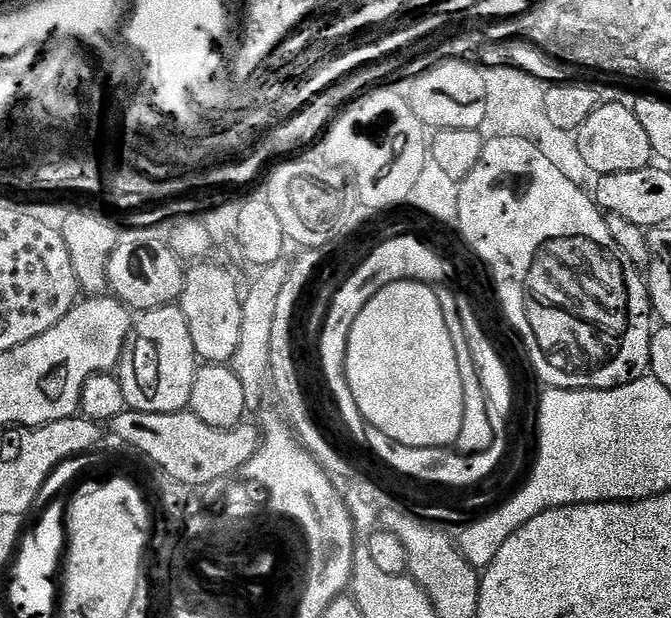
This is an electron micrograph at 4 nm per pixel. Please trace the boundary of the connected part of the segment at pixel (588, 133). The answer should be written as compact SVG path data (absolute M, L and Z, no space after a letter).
M627 103L602 106L582 122L582 126L575 131L577 148L580 151L582 162L585 163L589 173L596 172L600 176L618 174L630 170L642 170L653 163L654 153L650 146L650 138L646 138L646 130L642 130L642 122L638 122L635 111Z

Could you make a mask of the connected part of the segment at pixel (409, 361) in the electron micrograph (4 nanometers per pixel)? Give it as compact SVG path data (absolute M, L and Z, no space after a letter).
M403 280L378 290L362 306L362 314L354 318L344 369L350 394L354 394L354 402L364 415L367 427L382 430L386 438L394 438L402 446L447 448L455 445L463 424L462 381L435 287Z

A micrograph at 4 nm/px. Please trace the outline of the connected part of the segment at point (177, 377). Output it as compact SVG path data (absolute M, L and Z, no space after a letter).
M167 304L135 317L131 337L120 357L118 375L122 394L133 412L182 412L188 408L190 390L194 386L194 374L198 357L194 342L190 342L190 330L186 326L186 314L176 304Z

